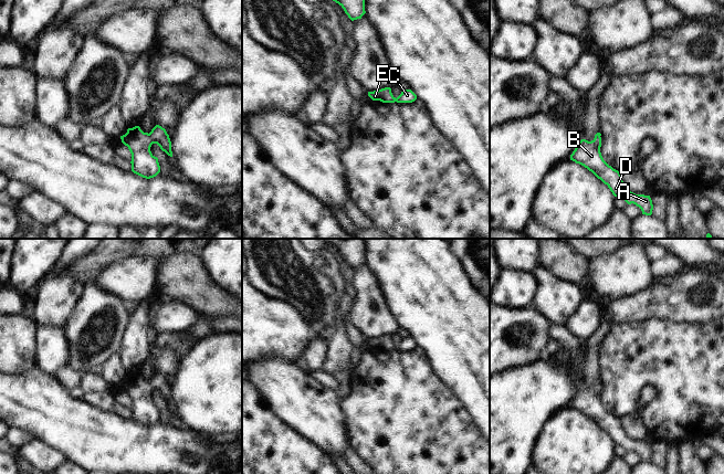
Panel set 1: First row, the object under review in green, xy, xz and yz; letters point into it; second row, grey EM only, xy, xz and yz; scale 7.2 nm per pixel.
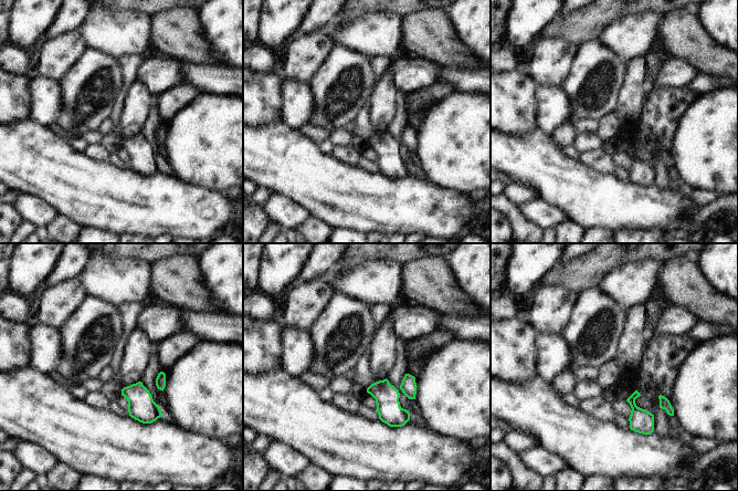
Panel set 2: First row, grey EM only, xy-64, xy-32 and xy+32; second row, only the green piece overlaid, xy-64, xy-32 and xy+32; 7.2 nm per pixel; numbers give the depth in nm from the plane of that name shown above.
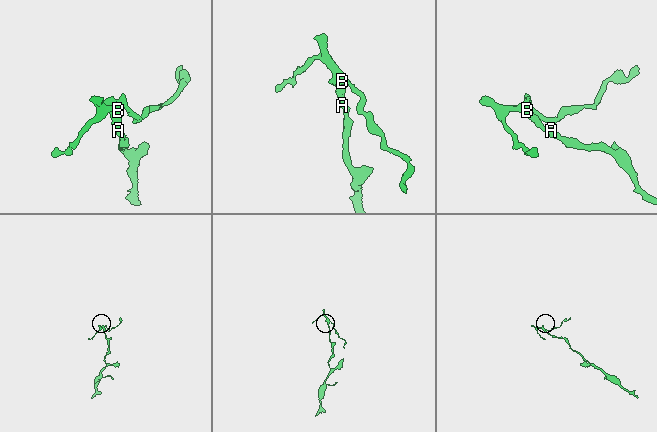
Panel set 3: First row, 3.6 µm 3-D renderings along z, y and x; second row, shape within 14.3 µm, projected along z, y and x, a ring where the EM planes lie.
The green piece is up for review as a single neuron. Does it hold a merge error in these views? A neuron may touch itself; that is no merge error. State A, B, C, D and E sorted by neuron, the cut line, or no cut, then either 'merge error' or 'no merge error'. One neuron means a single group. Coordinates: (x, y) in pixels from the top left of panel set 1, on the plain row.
A B C D E | no cut | no merge error

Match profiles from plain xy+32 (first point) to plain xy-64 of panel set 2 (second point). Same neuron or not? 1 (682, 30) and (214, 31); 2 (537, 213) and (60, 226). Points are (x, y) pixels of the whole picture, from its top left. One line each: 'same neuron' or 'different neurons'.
1: different neurons
2: different neurons

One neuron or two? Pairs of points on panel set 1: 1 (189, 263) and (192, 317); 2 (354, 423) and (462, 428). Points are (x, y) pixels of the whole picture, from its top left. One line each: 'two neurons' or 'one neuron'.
1: two neurons
2: one neuron

